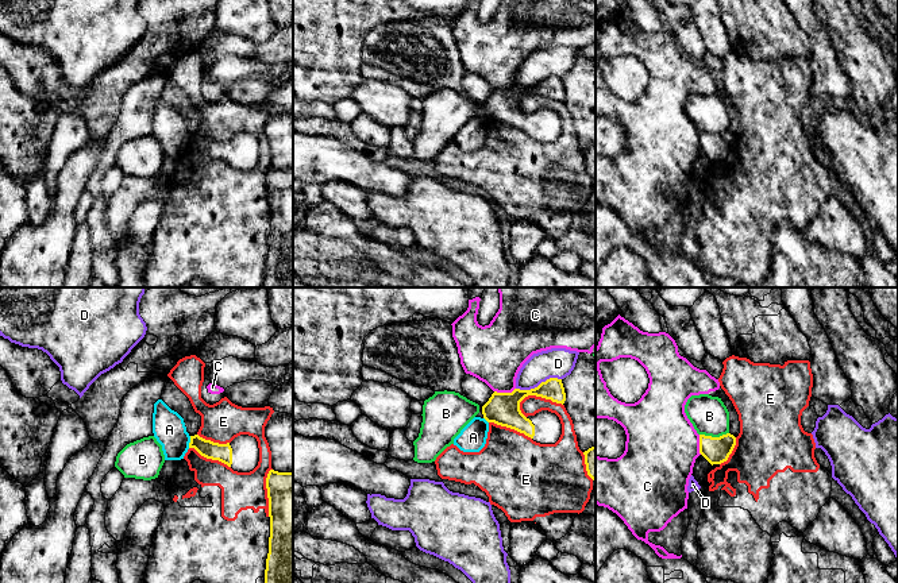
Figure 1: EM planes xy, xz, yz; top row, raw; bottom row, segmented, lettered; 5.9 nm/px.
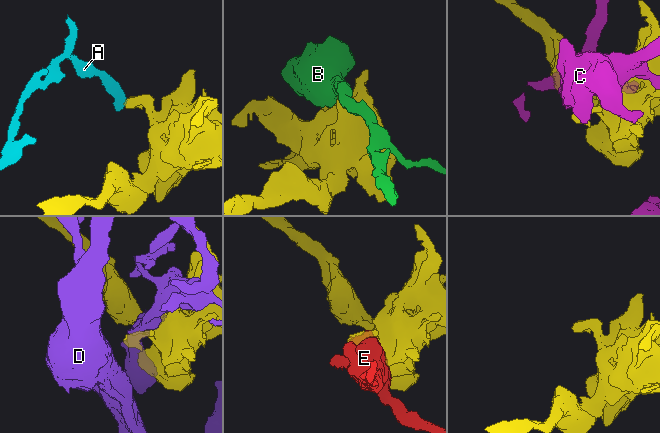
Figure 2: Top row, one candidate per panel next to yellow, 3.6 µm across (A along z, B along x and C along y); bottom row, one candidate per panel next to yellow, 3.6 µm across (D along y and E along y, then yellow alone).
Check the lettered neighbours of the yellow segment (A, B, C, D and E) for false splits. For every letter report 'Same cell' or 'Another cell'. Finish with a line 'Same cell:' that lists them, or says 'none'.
A: Another cell
B: Another cell
C: Another cell
D: Another cell
E: Another cell
Same cell: none

